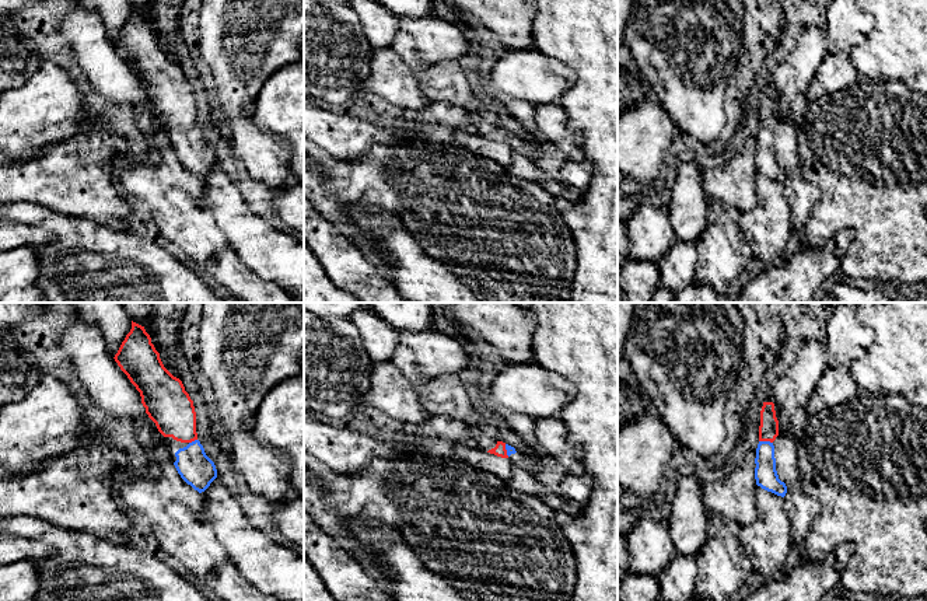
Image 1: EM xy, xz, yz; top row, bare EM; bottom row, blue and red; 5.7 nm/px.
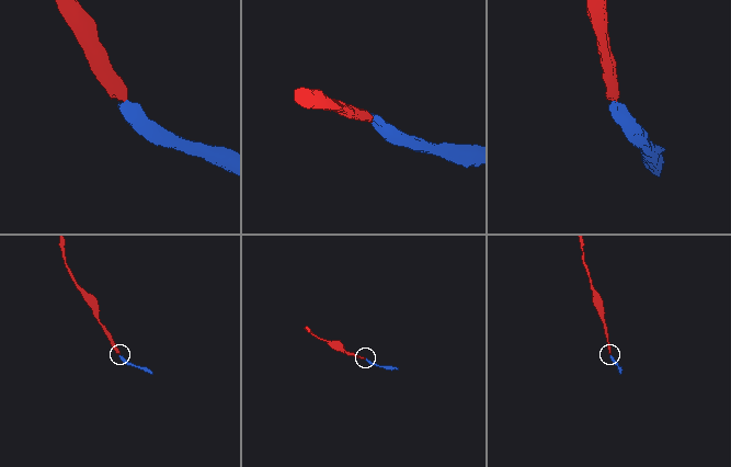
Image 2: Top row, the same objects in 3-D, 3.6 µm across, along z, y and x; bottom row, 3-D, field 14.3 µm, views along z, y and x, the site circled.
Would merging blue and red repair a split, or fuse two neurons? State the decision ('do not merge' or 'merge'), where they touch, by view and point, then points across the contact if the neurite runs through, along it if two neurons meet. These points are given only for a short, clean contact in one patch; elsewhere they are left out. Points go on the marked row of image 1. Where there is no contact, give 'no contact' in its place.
merge | yz (766, 441) | across yz (766, 477), (766, 441), (769, 425)

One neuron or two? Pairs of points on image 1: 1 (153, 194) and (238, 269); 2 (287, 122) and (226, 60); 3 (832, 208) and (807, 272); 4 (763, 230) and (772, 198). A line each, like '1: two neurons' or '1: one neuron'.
1: one neuron
2: two neurons
3: two neurons
4: one neuron

